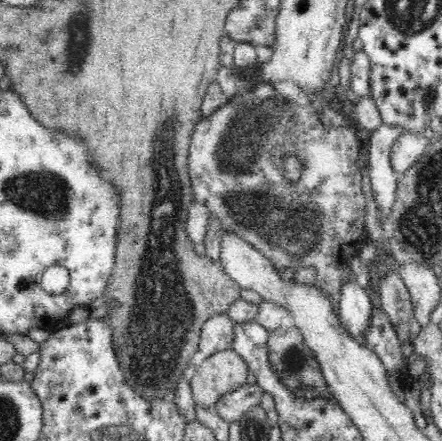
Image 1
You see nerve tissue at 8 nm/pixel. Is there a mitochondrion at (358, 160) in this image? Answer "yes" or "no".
no

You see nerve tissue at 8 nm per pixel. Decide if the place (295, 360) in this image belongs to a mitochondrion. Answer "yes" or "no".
yes

